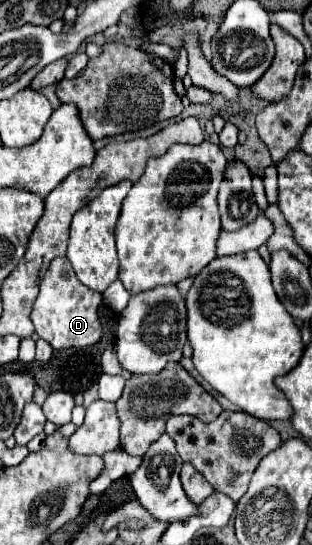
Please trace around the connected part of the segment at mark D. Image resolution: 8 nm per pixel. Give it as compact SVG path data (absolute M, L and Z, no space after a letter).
M56 257L50 263L40 283L40 293L32 309L32 321L36 325L36 333L44 341L48 341L54 349L92 347L102 337L102 323L98 315L100 305L102 305L102 293L82 285L76 279L74 269L66 257Z

